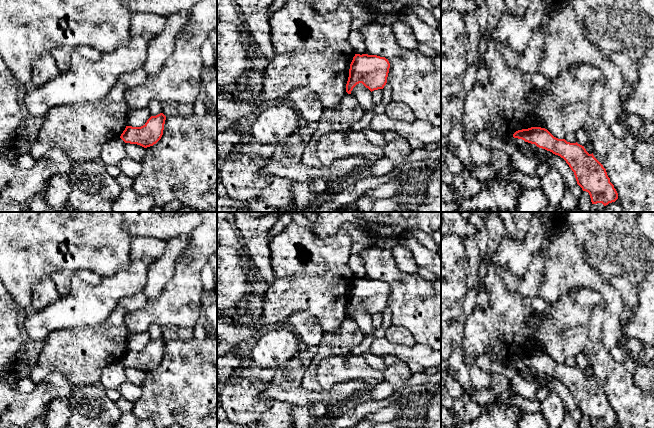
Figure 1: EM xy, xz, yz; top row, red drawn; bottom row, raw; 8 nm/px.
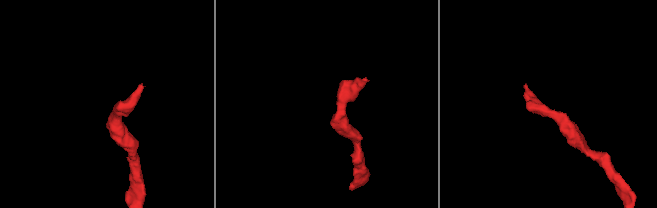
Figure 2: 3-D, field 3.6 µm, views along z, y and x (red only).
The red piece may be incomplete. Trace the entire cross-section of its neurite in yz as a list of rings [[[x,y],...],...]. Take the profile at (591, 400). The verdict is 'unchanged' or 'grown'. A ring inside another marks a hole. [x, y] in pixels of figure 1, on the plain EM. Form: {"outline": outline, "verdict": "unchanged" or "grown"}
{"outline": [[[541,351],[518,354],[513,361],[563,382],[574,396],[577,408],[589,417],[592,428],[609,428],[618,423],[618,417],[610,406],[606,393],[584,370],[558,363]]], "verdict": "unchanged"}

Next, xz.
{"outline": [[[355,278],[350,288],[346,316],[351,318],[353,312],[362,307],[371,316],[383,313],[387,307],[390,287],[385,281],[368,278]]], "verdict": "unchanged"}

